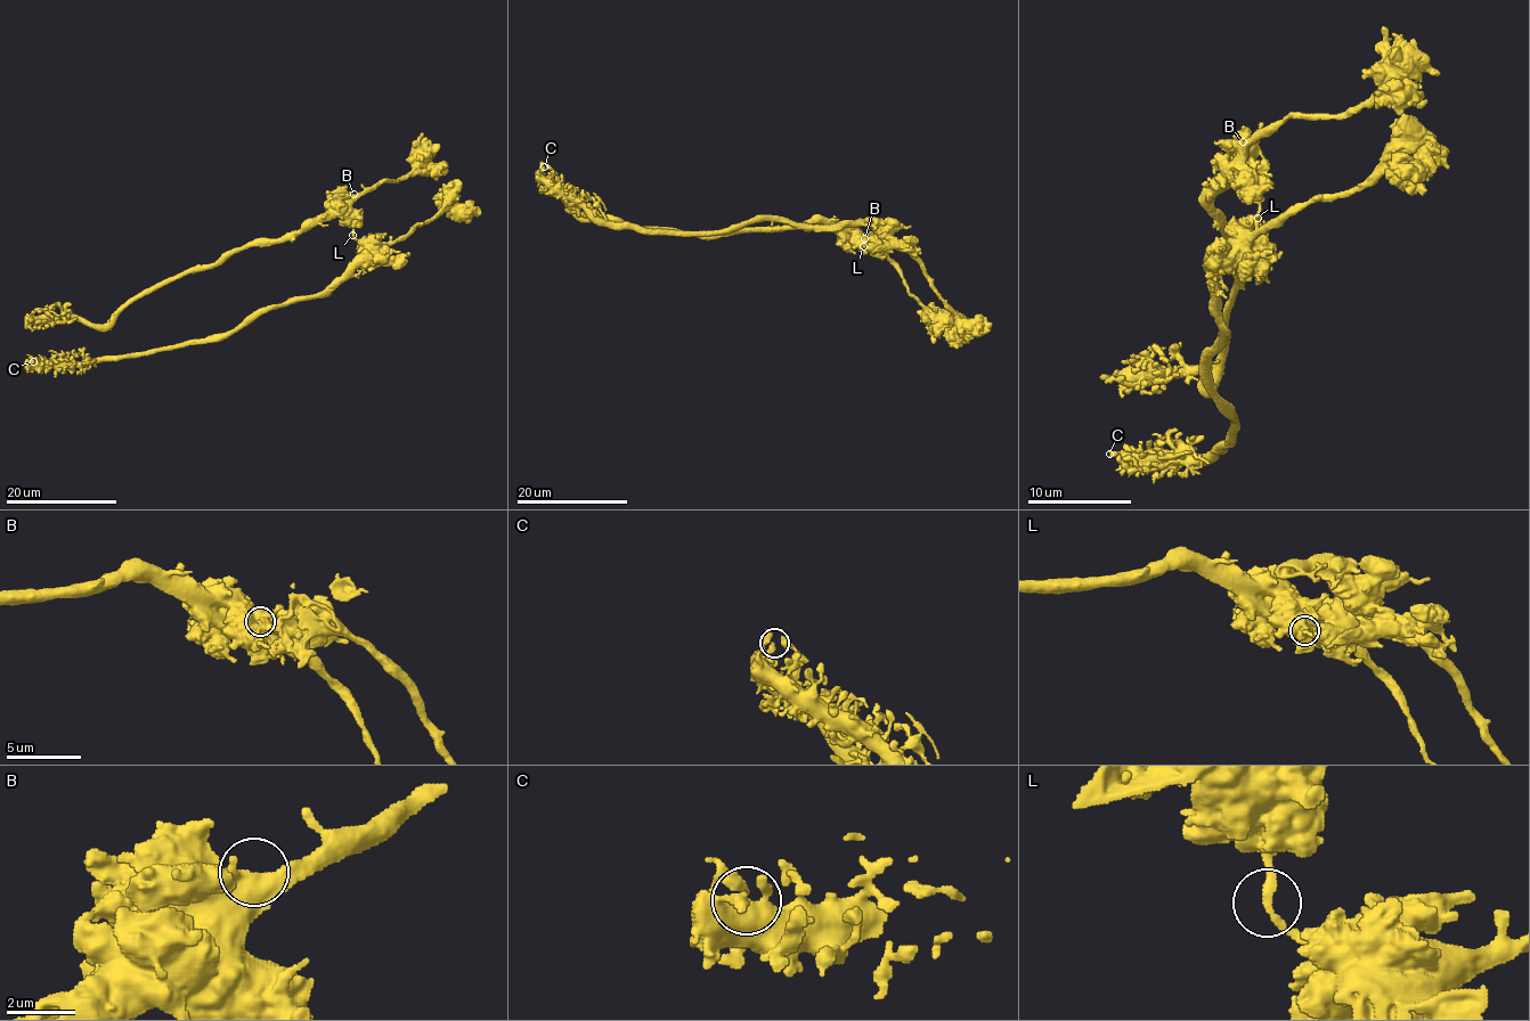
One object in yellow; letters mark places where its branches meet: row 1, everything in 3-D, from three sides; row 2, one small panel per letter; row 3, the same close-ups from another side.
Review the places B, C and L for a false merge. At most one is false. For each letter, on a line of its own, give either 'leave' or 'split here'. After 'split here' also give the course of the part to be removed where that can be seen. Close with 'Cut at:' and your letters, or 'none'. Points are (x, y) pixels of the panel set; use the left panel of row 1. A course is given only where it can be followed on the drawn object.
B: leave
C: leave
L: split here; foreign part runs (353, 235), (348, 222), (332, 214), (184, 271), (136, 294), (103, 325), (31, 320)
Cut at: L

